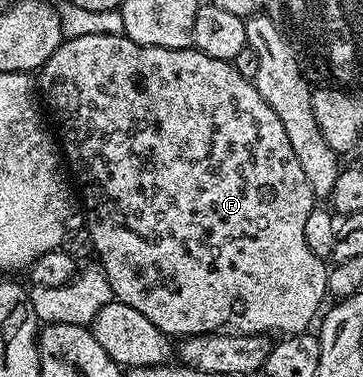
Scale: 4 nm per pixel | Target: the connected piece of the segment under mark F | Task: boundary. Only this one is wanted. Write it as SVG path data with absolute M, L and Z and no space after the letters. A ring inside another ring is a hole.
M84 34L84 38L63 39L62 45L37 73L36 88L52 124L54 119L56 139L80 193L84 224L94 243L97 263L101 264L104 274L108 274L115 300L132 306L132 310L140 310L152 326L171 338L202 336L205 332L278 332L282 336L295 336L311 327L314 315L316 320L323 311L322 299L328 296L327 261L312 254L308 242L304 242L304 226L308 222L308 214L312 214L316 207L316 197L312 194L312 186L308 186L308 178L304 178L304 169L296 159L292 142L288 142L288 134L284 134L284 122L280 122L280 118L276 118L276 110L260 98L260 90L253 80L244 78L231 61L208 58L208 54L193 46L161 48L137 44L124 34Z

